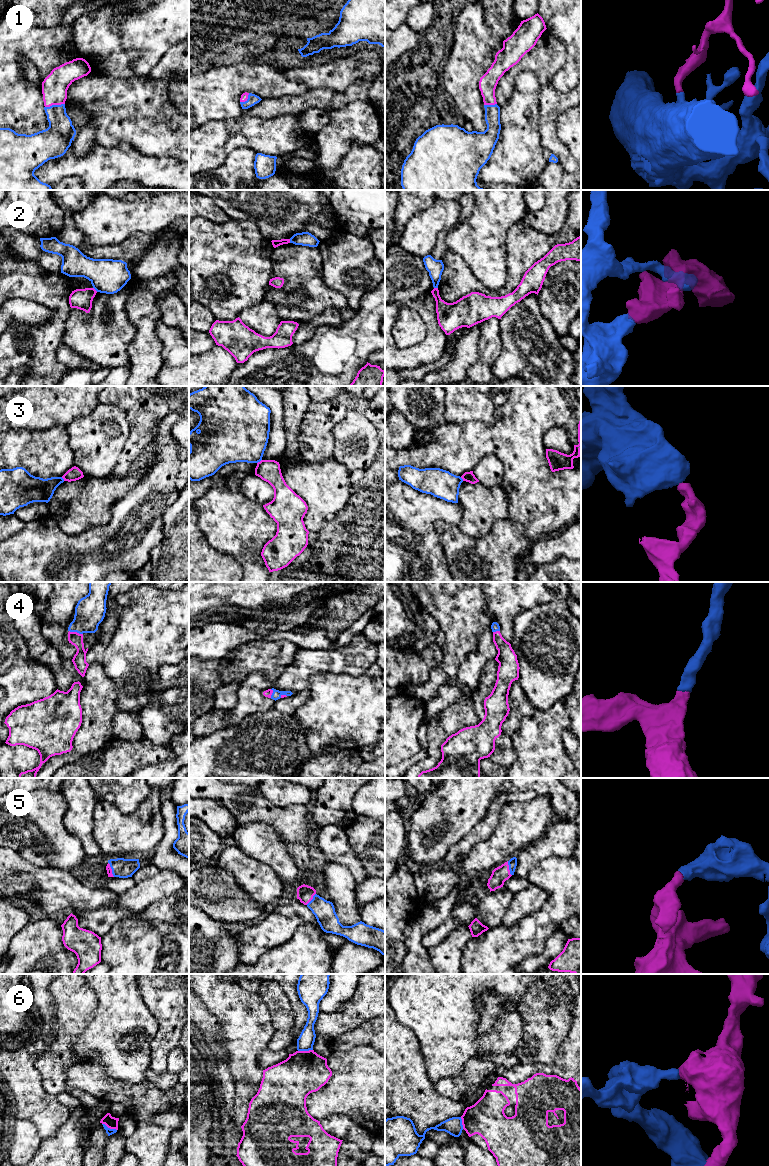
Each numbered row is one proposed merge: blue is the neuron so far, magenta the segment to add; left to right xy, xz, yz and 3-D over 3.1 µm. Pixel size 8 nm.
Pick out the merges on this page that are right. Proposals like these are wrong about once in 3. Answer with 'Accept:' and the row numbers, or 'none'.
Accept: 1, 4, 5

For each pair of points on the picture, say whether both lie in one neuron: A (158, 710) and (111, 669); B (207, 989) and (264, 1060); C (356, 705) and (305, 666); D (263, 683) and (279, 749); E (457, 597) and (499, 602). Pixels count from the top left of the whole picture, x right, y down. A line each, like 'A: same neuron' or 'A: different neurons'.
A: different neurons
B: different neurons
C: different neurons
D: different neurons
E: different neurons

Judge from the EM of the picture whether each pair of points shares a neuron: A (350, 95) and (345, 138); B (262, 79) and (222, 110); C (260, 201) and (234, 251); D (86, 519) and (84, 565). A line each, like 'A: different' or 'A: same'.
A: different
B: same
C: different
D: different

